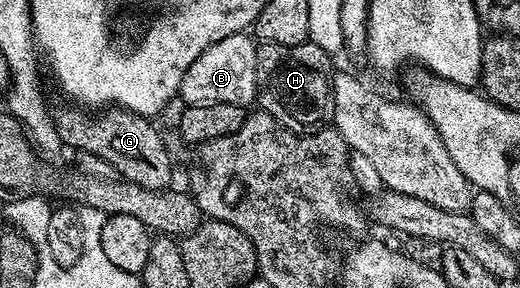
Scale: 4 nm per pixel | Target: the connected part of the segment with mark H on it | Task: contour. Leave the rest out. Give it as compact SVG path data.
M311 43L298 46L261 44L256 50L256 101L291 133L319 133L331 122L334 111L332 90L333 58Z

